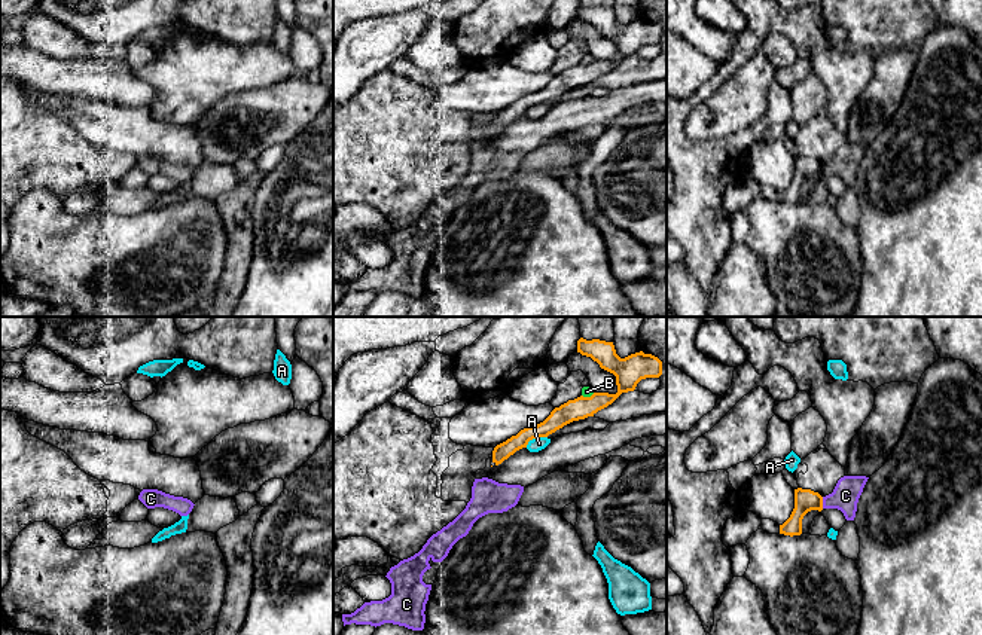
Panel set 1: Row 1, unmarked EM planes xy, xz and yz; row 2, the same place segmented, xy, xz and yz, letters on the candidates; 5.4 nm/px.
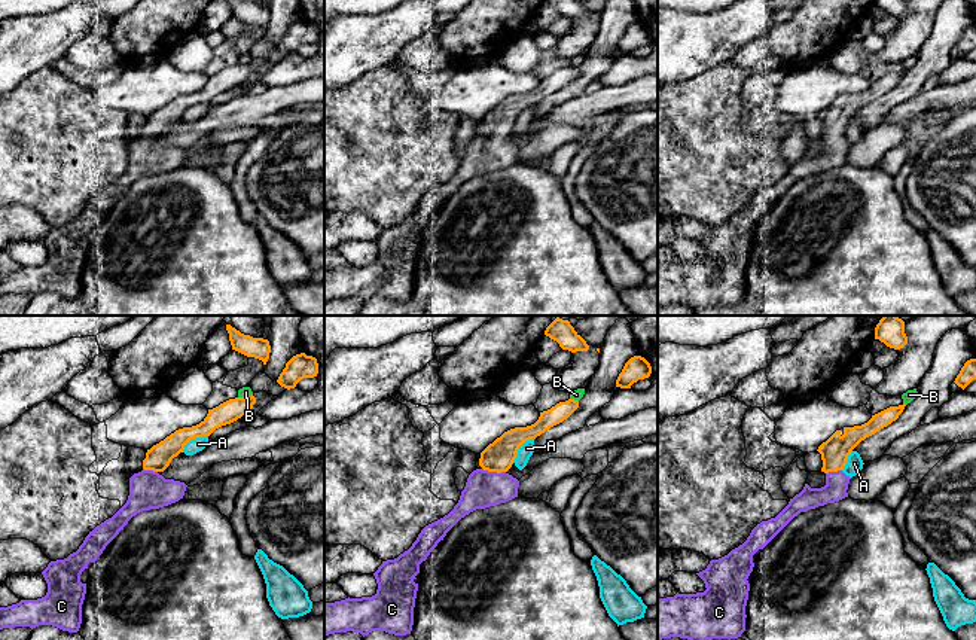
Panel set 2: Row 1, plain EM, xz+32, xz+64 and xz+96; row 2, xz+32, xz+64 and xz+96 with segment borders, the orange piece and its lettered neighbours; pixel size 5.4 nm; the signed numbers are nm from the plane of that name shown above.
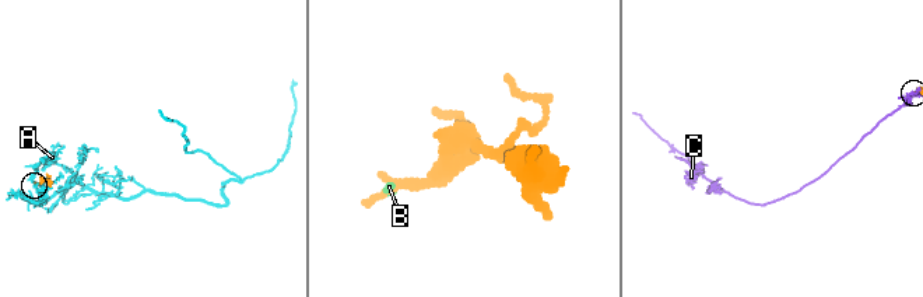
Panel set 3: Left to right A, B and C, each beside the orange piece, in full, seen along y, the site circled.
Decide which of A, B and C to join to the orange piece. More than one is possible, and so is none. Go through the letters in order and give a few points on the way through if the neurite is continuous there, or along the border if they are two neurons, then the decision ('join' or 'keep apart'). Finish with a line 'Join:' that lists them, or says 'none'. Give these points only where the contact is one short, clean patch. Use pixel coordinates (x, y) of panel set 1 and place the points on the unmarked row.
A: border xz (546, 103), (537, 103), (525, 113); keep apart
B: border xz (594, 60), (582, 63); keep apart
C: way yz (805, 167), (822, 170), (845, 162); join
Join: C

